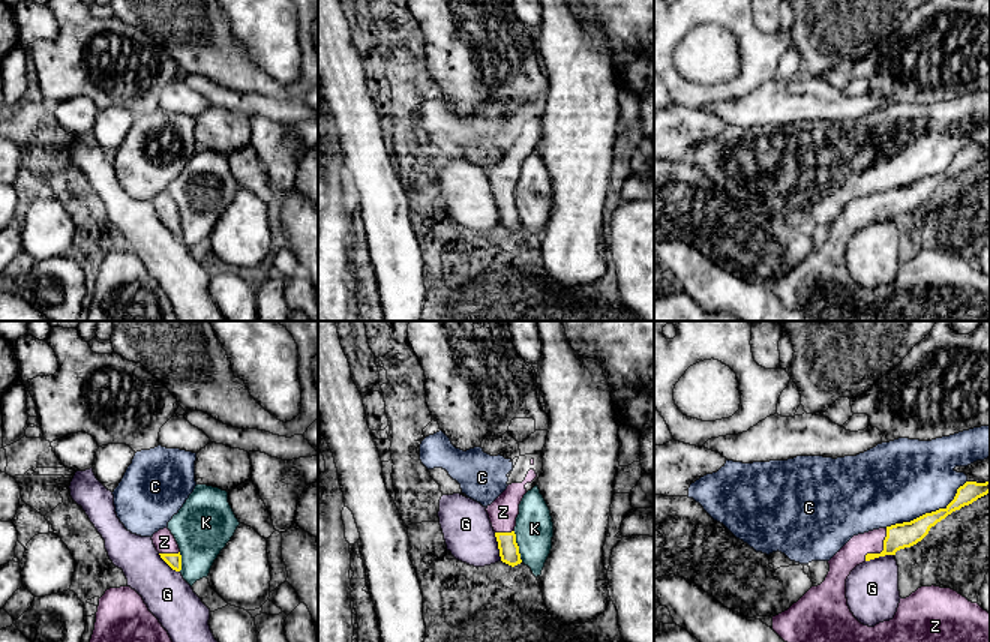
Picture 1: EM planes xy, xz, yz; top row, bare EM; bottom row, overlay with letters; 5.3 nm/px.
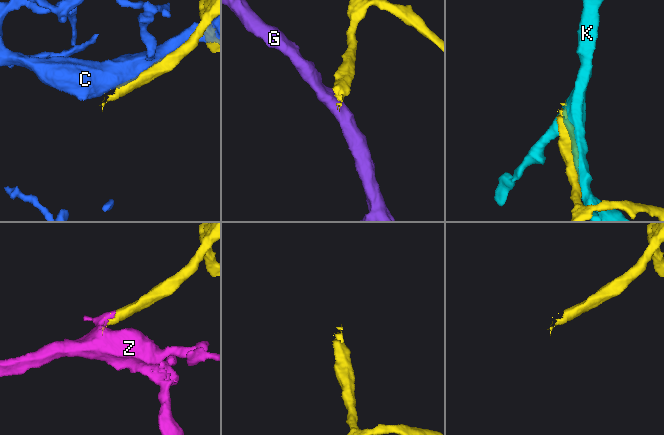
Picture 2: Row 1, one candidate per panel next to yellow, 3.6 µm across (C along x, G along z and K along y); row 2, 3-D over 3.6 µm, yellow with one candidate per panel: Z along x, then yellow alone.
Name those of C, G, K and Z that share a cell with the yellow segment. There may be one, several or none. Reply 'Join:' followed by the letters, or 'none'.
Join: Z

